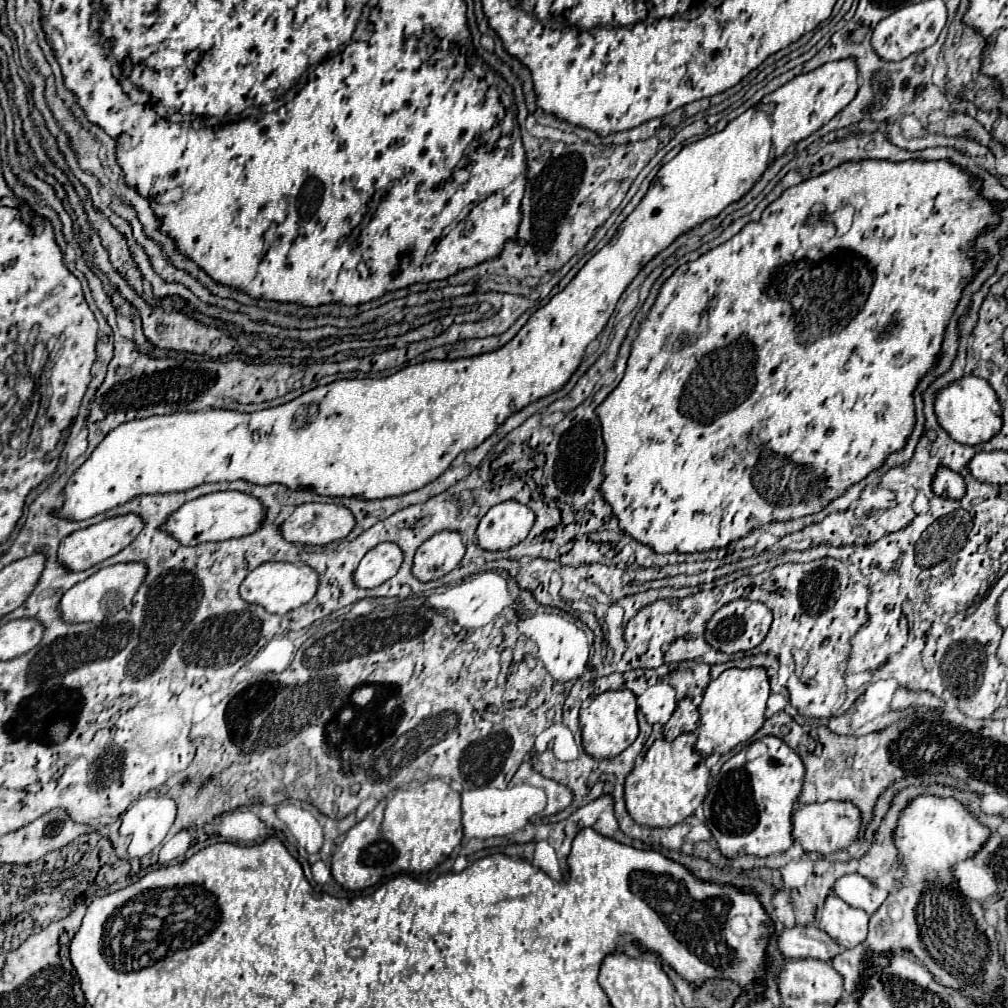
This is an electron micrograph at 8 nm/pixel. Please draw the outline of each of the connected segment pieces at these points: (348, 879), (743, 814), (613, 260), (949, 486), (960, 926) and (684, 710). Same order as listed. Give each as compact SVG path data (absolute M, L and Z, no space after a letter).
M431 779L419 787L399 789L393 799L381 801L375 811L371 811L363 821L351 827L341 841L341 845L333 853L331 873L333 879L351 891L361 891L367 887L377 885L383 877L389 877L397 871L409 873L427 873L443 863L463 839L463 825L461 825L461 795L451 789L451 785L443 779Z
M765 737L765 743L769 751L753 761L747 759L747 751L741 749L731 759L727 759L721 767L721 771L711 779L711 789L703 801L705 811L705 825L713 833L713 841L721 855L725 857L741 857L741 855L753 855L753 857L767 857L775 853L787 851L795 841L791 837L791 815L795 809L795 801L803 787L805 767L801 757L779 737Z
M841 59L841 61L833 61L833 63L825 63L819 69L807 73L807 75L799 75L795 79L791 79L789 83L785 83L783 87L779 87L777 91L765 95L757 105L753 105L751 109L747 109L743 115L739 115L737 119L733 119L721 133L709 135L705 139L699 139L695 143L685 145L669 163L665 163L657 177L653 179L647 195L643 197L643 201L637 205L637 209L621 223L615 239L611 243L607 243L599 253L595 253L585 267L575 275L575 279L561 291L557 293L545 307L537 309L529 321L525 323L525 327L501 349L493 351L493 353L485 353L479 357L471 357L471 359L455 359L455 361L425 361L419 365L411 365L411 367L403 367L401 371L385 377L385 379L341 379L341 381L333 381L325 387L315 387L307 393L303 393L301 397L279 405L279 407L271 407L271 409L263 409L263 411L255 411L255 413L241 413L241 411L229 411L229 409L207 409L207 411L183 411L183 413L171 413L171 415L153 415L147 419L137 419L137 421L129 421L123 423L119 427L115 427L113 431L109 431L105 435L105 439L95 447L95 451L91 453L91 457L69 477L63 493L65 493L65 501L59 509L53 511L55 517L61 519L69 519L69 521L83 521L95 515L101 515L105 511L115 509L117 505L123 505L139 495L149 495L149 493L175 493L175 491L187 491L193 487L199 487L203 483L217 483L217 481L249 481L255 485L271 485L271 483L281 483L289 489L313 489L319 495L329 495L329 497L363 497L363 499L385 499L385 497L397 497L409 491L417 491L423 485L431 483L433 479L437 479L449 465L451 461L463 453L463 451L471 451L475 447L479 447L487 437L491 437L499 425L505 423L505 419L517 411L521 411L523 407L527 407L529 403L547 397L559 389L565 387L565 383L571 379L571 375L577 371L577 367L581 365L583 357L585 357L585 347L595 341L601 331L605 329L609 317L615 311L615 305L619 301L619 297L623 295L623 291L627 289L627 285L637 277L637 273L661 251L665 251L679 235L687 233L689 229L701 225L703 221L717 217L727 205L739 201L743 195L747 195L751 191L751 187L761 179L761 175L767 171L767 167L781 157L789 145L807 139L811 133L815 133L817 129L821 129L829 119L833 119L843 107L847 107L855 93L859 89L859 81L857 81L857 65L855 59Z
M939 467L935 477L933 477L933 493L947 497L947 499L961 499L965 495L965 481L959 473L947 469L947 467Z
M919 795L919 797L915 797L915 799L911 799L911 801L907 803L907 807L901 811L901 817L899 817L899 821L897 821L897 827L895 827L895 831L893 831L893 845L897 847L897 861L899 861L901 869L905 871L905 875L899 879L899 889L893 891L893 893L889 893L887 899L883 901L883 905L881 905L881 907L869 917L869 935L867 935L865 945L867 945L867 951L869 951L871 961L869 961L867 969L865 969L865 975L863 975L865 979L873 977L875 973L879 973L881 969L885 969L885 967L889 965L889 961L887 961L887 957L885 957L887 953L891 953L891 955L895 955L895 953L911 953L911 955L915 955L915 959L917 959L921 965L925 965L925 967L929 969L929 973L933 975L933 979L935 979L939 985L951 987L951 989L953 989L955 993L959 993L963 999L975 1001L975 1005L979 1005L979 1007L1007 1005L1005 995L1003 995L1003 961L1001 961L1001 949L999 949L997 931L995 931L995 927L987 925L987 921L985 921L985 911L983 911L981 901L975 901L975 899L967 899L967 897L963 897L961 891L957 889L957 885L955 885L955 877L953 877L953 873L951 873L951 869L953 869L959 861L965 861L965 859L975 857L975 853L987 843L989 837L991 837L991 829L989 829L987 825L979 823L979 819L977 819L977 817L975 817L975 815L973 815L973 813L971 813L971 811L959 801L959 799L955 799L955 797Z
M685 697L679 701L675 713L667 721L667 725L663 727L663 733L665 733L667 741L673 741L675 737L679 737L683 733L691 733L697 727L699 727L699 711L693 705L693 701L689 697Z

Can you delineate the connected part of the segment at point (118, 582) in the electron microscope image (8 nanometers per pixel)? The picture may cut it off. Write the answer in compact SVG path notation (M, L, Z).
M119 563L119 565L111 565L111 567L97 571L89 579L73 585L61 597L61 603L59 603L61 619L67 623L89 623L89 621L99 623L105 617L115 615L117 611L121 611L125 605L131 603L133 595L143 583L145 573L147 573L147 567L143 563Z

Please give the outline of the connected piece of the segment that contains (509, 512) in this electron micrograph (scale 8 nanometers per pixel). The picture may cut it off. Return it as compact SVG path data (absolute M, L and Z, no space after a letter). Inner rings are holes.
M505 501L491 507L477 527L477 541L487 551L505 551L521 543L535 521L535 513L519 503Z

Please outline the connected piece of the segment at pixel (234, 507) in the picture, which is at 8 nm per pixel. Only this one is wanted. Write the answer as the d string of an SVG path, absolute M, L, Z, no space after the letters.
M223 491L223 493L209 493L199 499L183 503L167 521L161 525L165 533L171 533L181 545L199 545L207 541L225 541L233 537L243 537L259 529L263 521L263 505L245 493L239 491Z

